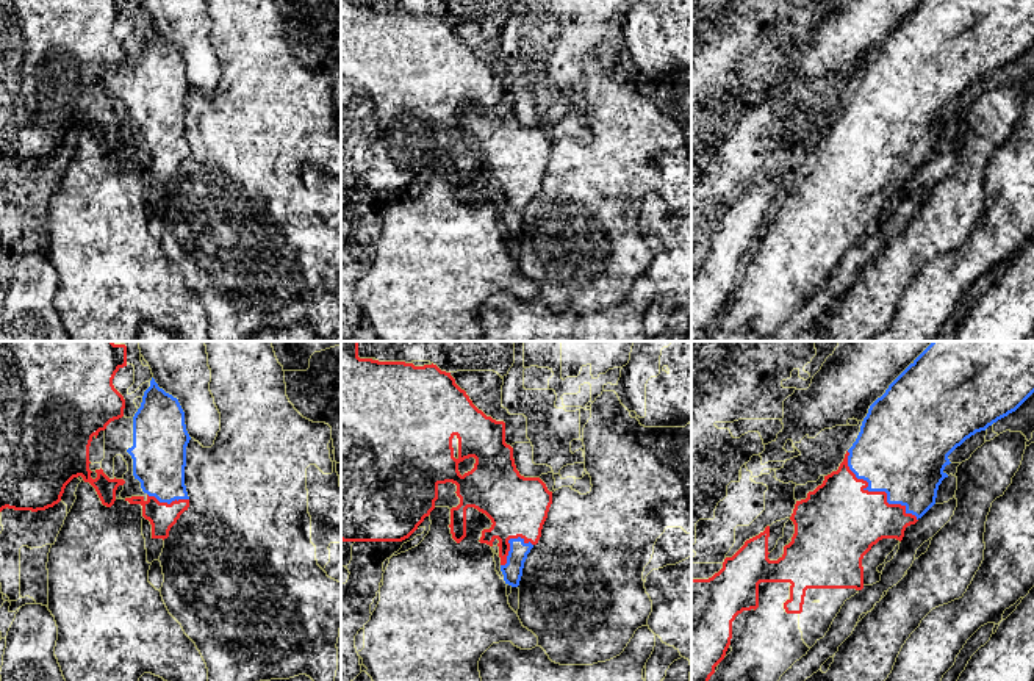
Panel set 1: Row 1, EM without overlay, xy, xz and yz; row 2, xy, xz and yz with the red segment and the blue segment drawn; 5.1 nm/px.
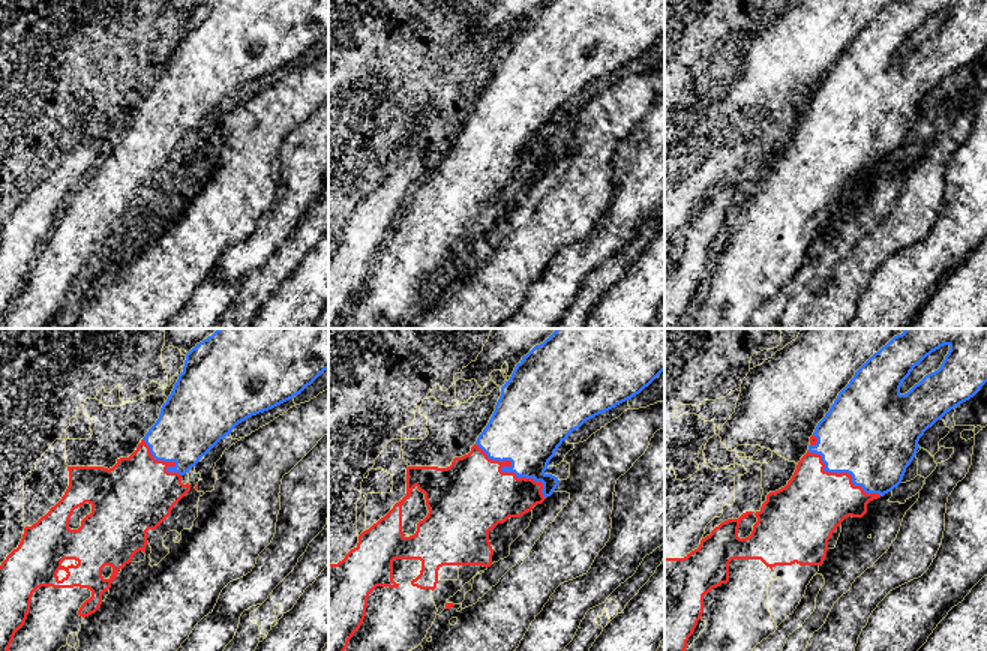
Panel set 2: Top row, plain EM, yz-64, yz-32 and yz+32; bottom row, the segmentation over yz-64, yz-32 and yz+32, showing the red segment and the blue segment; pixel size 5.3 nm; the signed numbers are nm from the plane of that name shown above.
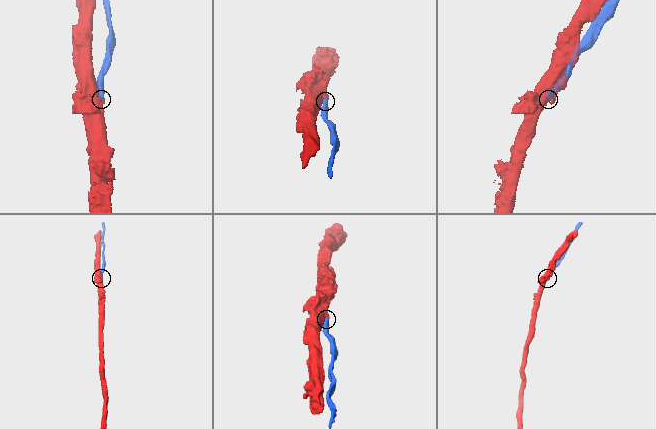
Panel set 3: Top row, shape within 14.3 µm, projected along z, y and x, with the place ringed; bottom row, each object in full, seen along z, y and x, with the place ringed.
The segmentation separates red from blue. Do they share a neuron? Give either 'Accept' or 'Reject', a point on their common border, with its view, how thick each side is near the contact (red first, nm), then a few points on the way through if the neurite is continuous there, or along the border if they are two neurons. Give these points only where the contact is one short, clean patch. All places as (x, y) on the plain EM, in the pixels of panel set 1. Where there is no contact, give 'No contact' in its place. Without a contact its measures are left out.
Reject. Touches red at yz (876, 141). Thickness 420 nm (red) against 460 nm

